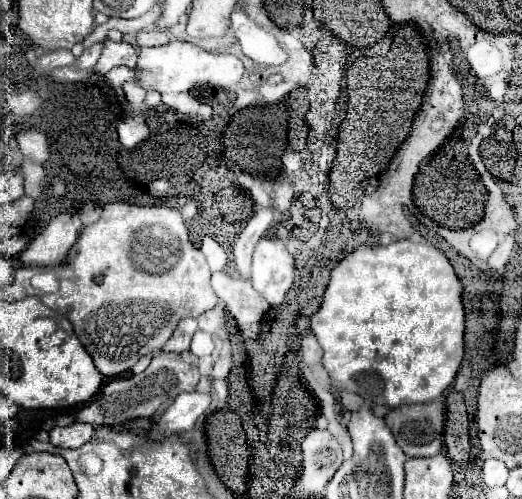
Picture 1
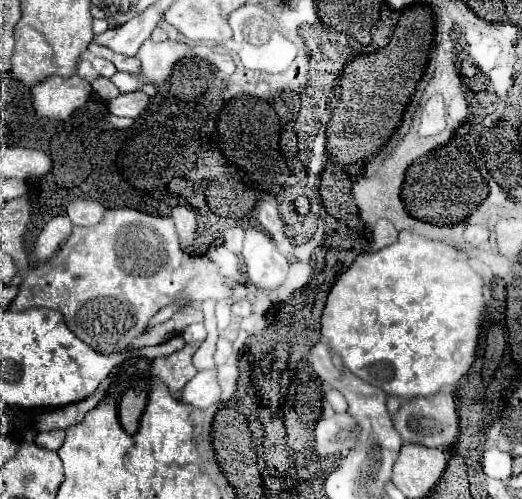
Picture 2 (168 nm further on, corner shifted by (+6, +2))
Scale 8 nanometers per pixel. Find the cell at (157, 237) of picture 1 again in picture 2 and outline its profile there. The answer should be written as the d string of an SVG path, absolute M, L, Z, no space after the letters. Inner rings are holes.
M107 210L103 220L93 228L75 226L63 248L39 268L19 266L23 274L23 286L15 296L13 310L29 308L53 308L63 314L69 330L79 336L85 344L103 354L121 352L137 338L159 312L159 308L173 304L181 298L191 298L191 306L201 298L213 296L213 266L203 258L193 258L179 248L177 232L171 218L147 216L135 210Z

